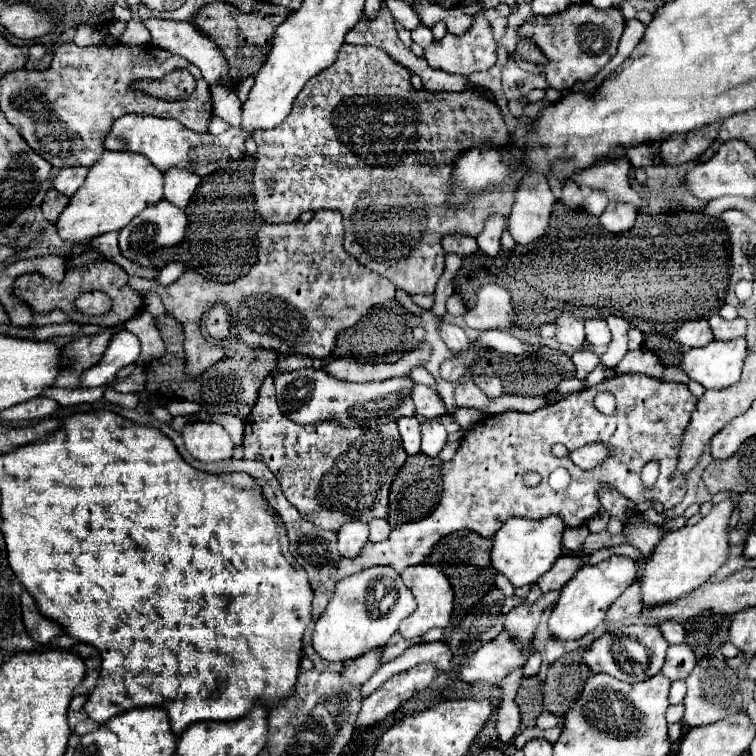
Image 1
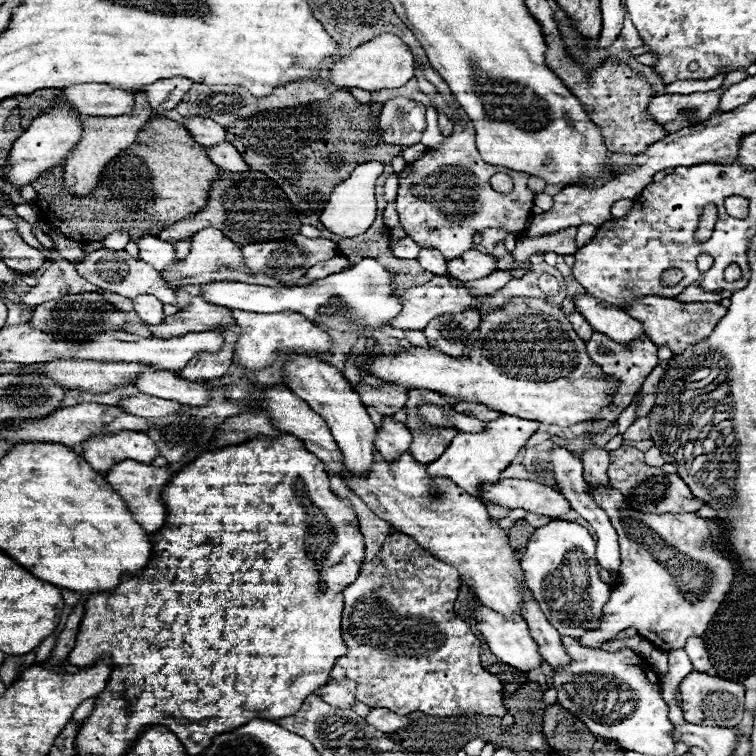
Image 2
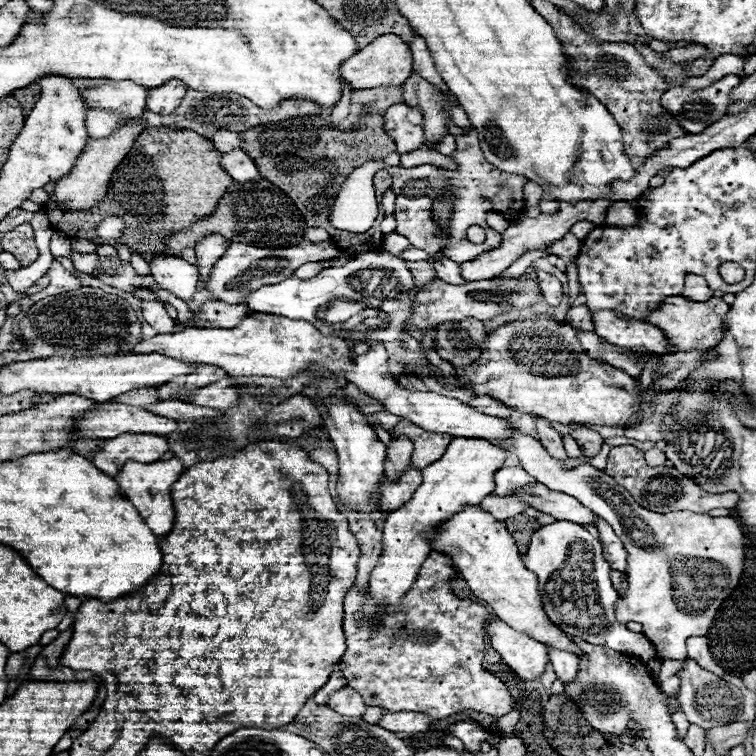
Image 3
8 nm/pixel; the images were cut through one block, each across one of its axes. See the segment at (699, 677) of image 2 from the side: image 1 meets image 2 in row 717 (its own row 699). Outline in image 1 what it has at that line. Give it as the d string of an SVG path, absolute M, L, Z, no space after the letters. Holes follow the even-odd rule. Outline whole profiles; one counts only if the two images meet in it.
M702 656L696 660L694 670L686 678L688 694L684 698L684 726L704 726L710 722L724 720L736 712L742 710L742 690L740 690L740 676L738 670L730 668L726 658L716 658L716 656Z

